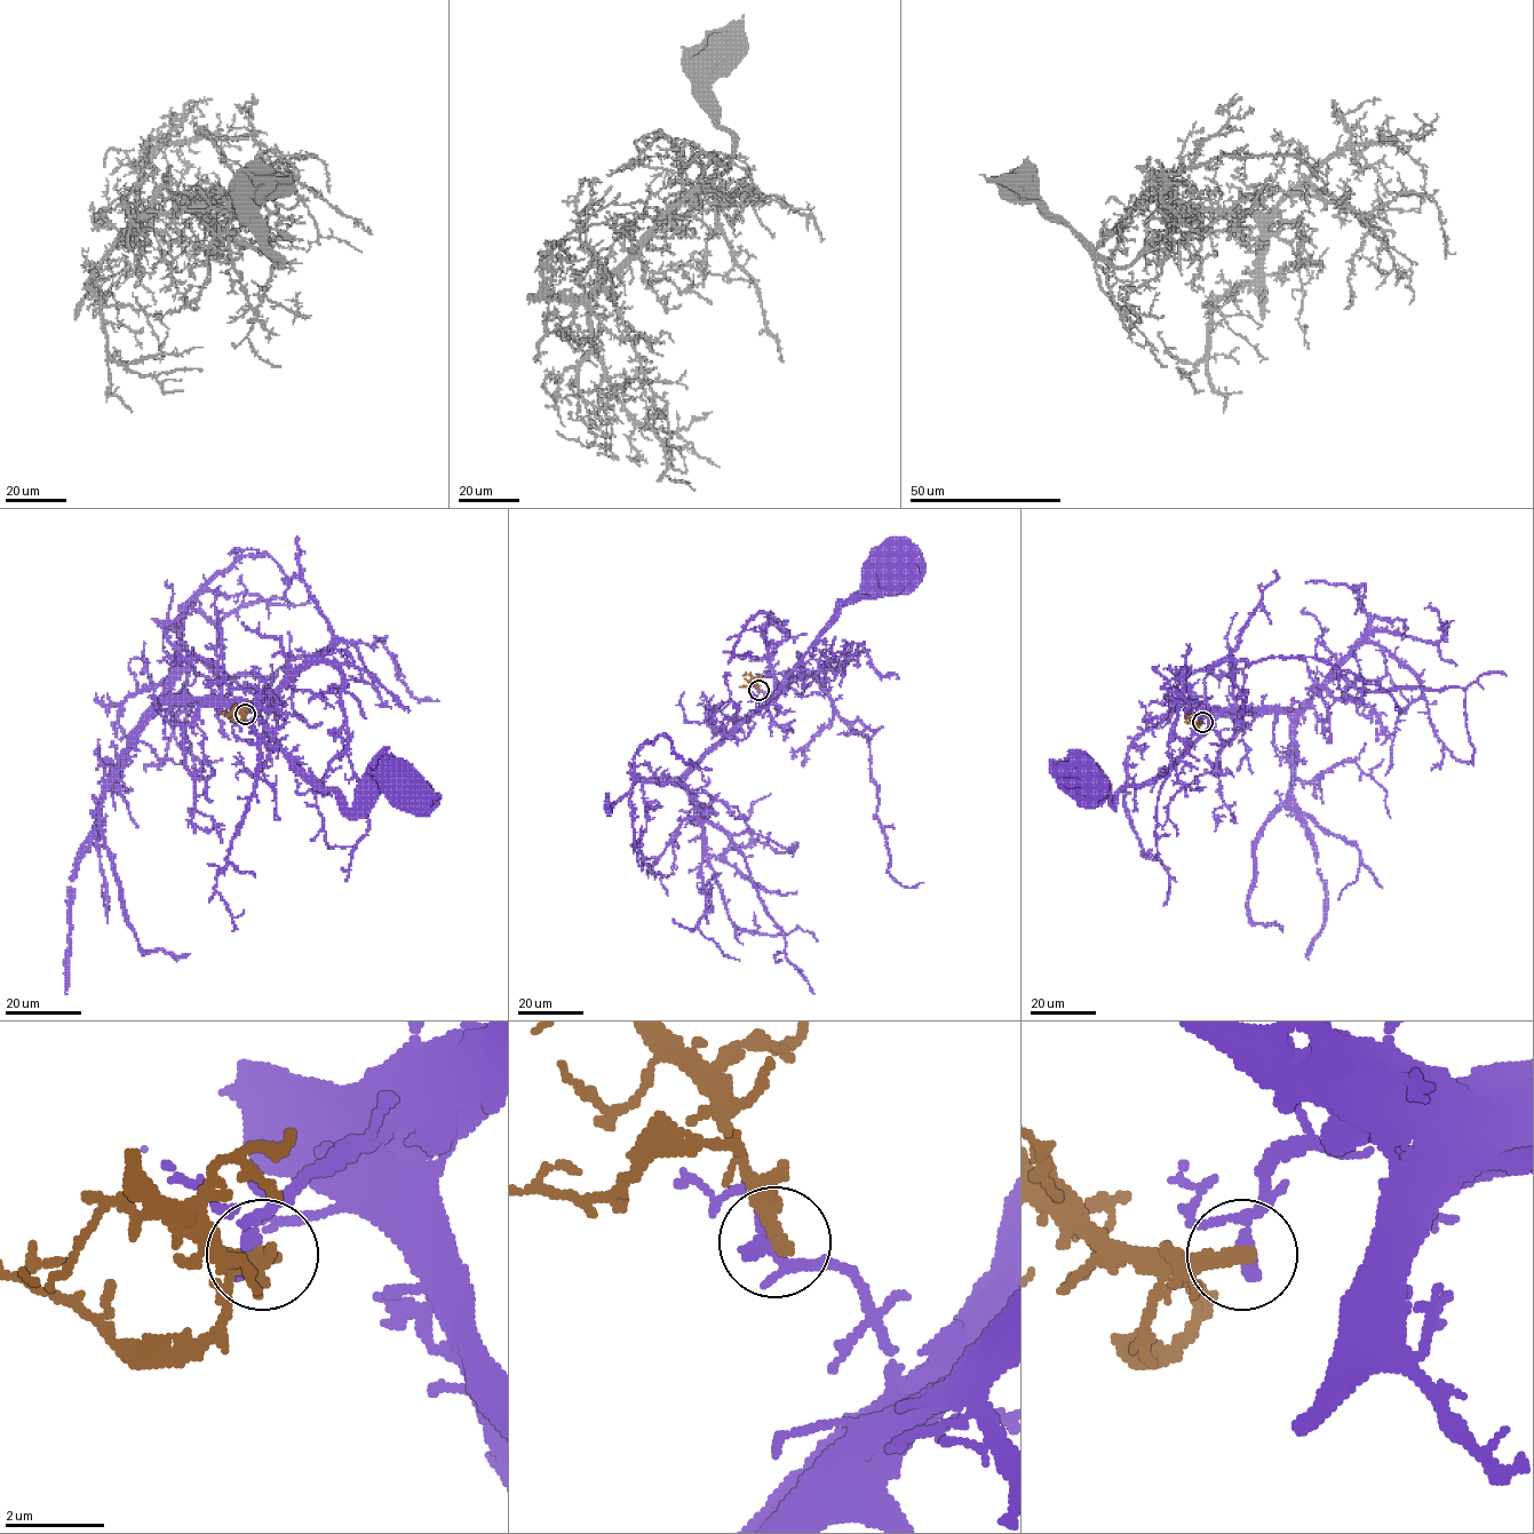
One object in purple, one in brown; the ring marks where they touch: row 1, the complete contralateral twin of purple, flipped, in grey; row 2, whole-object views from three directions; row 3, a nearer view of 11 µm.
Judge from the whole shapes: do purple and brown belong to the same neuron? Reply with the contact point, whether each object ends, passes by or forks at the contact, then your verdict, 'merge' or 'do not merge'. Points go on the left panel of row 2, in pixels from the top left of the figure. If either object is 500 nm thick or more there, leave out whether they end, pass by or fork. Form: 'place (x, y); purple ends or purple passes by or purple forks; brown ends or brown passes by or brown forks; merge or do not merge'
place (245, 714); purple passes by; brown ends; do not merge

